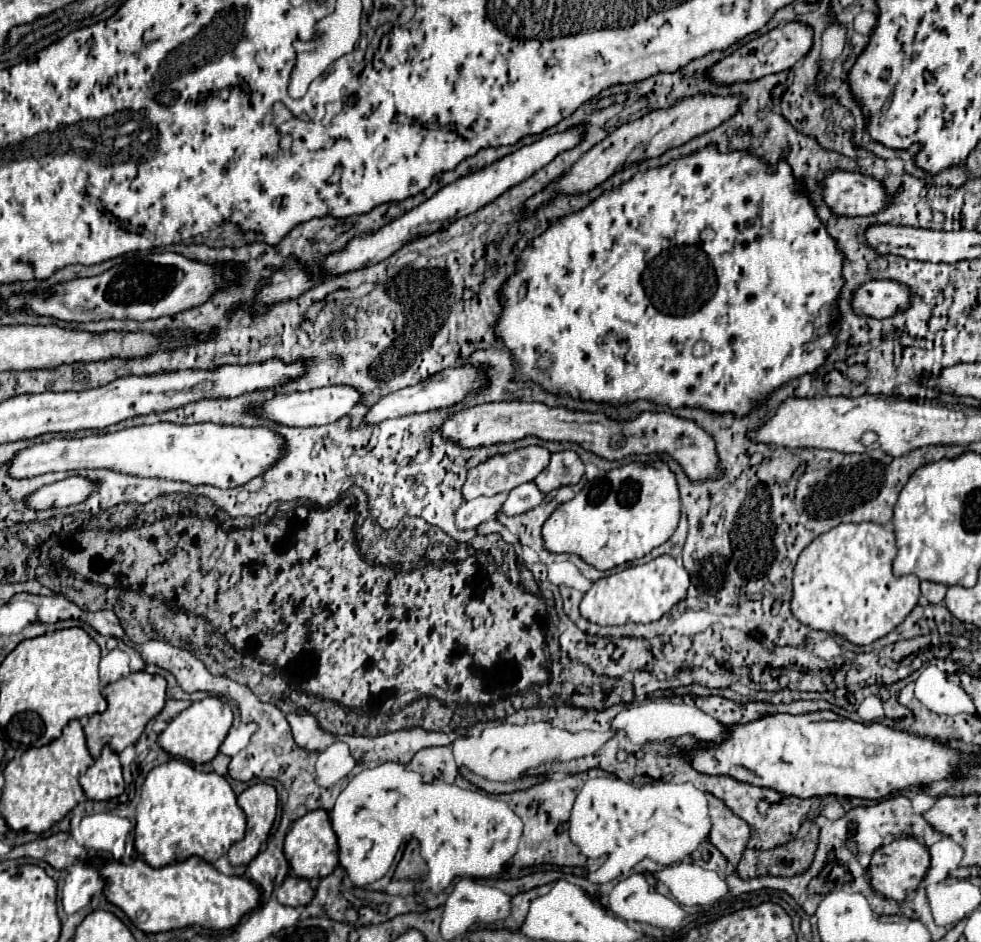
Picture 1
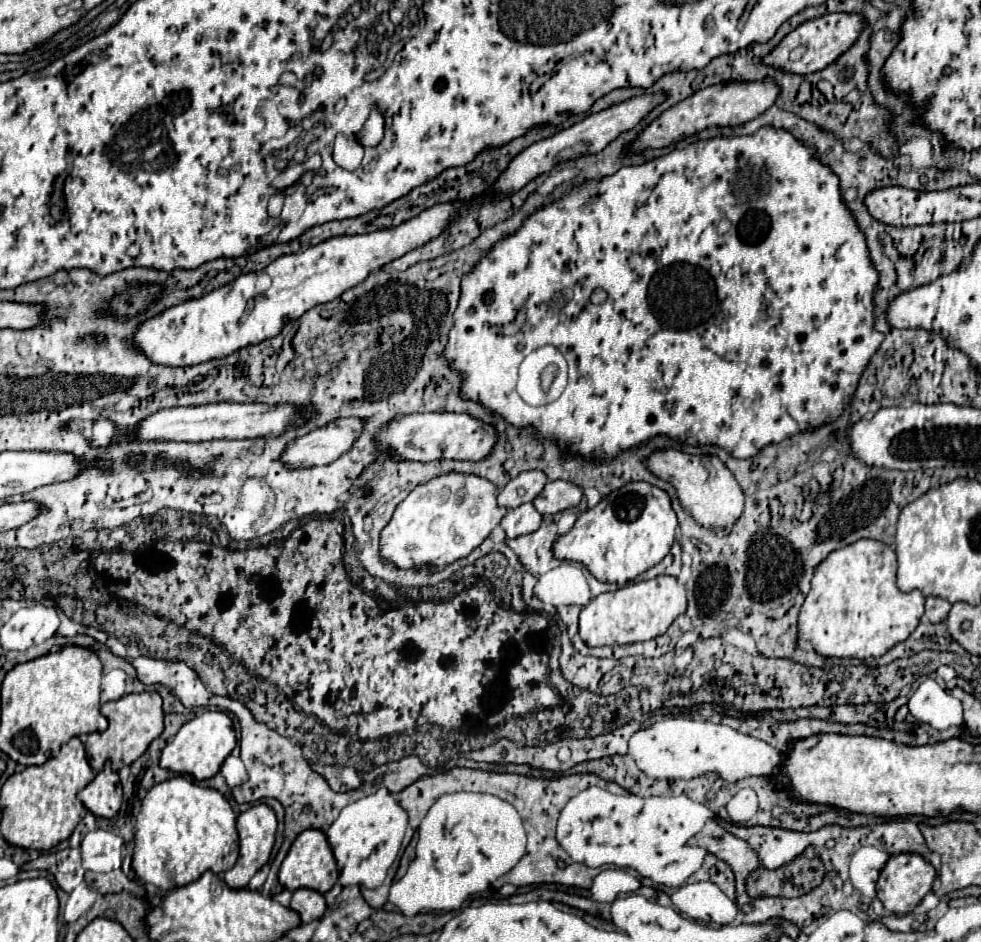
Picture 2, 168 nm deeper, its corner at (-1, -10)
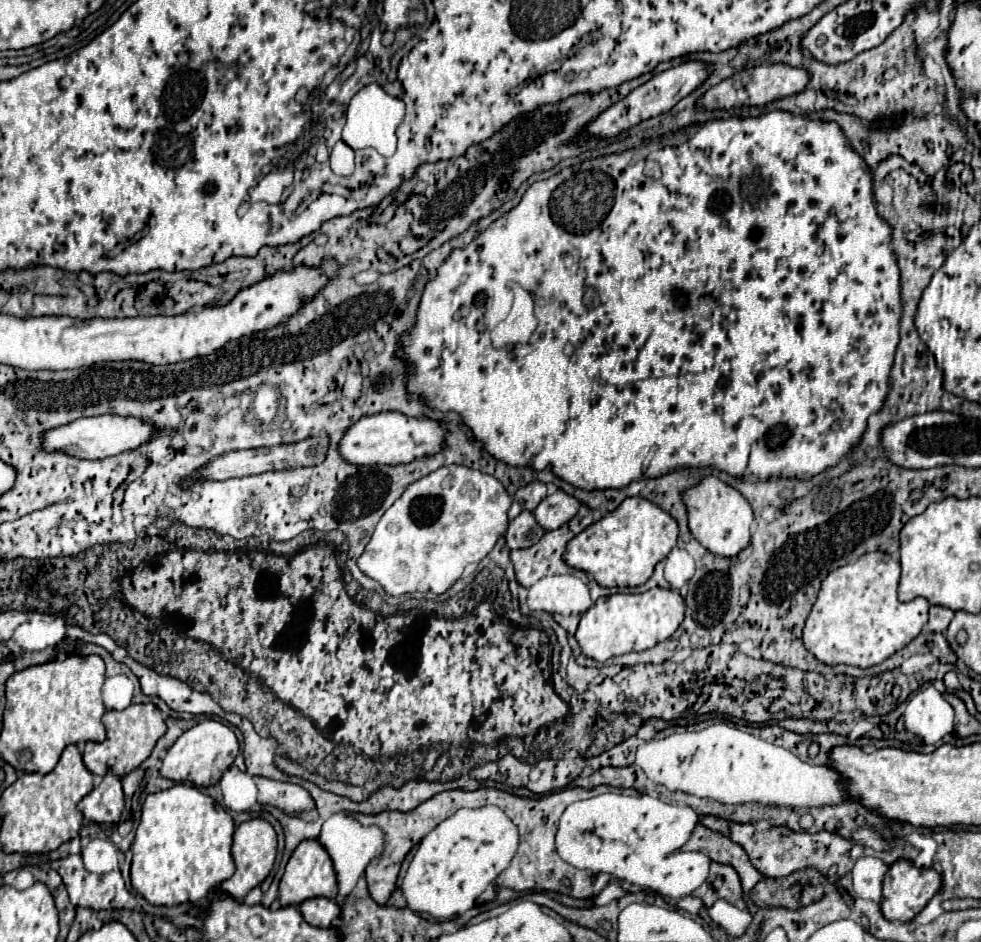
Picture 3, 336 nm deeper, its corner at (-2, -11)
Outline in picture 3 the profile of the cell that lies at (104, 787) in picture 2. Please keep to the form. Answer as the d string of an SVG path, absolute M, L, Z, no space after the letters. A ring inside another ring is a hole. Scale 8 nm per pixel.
M108 772L104 780L80 800L80 812L86 820L96 824L118 824L124 810L124 794L120 778Z

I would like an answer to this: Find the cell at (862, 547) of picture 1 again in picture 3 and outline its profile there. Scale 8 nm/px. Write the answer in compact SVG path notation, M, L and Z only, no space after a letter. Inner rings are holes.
M870 552L860 556L858 560L840 566L832 574L826 576L822 582L818 600L806 620L804 626L804 646L808 652L814 654L814 658L822 664L836 666L858 666L858 668L872 668L880 662L884 662L894 652L908 646L922 630L922 626L928 620L928 608L930 602L926 598L914 598L912 602L900 602L898 600L898 580L900 580L900 564L894 556L886 552Z

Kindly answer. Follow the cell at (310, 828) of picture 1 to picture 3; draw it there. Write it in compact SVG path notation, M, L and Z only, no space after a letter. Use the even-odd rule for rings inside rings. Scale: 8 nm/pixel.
M318 840L300 842L300 846L296 848L296 852L292 854L292 858L286 864L286 872L280 882L280 898L278 898L280 906L298 906L304 900L318 898L318 896L334 900L336 894L338 894L336 872L334 872L334 866L332 866L328 852L320 846Z

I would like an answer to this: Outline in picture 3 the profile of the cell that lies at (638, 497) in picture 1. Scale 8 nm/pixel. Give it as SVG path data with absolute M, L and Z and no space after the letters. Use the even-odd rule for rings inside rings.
M628 498L620 504L620 508L616 508L616 512L606 514L602 520L594 522L584 532L574 536L568 542L564 560L568 566L590 574L600 586L634 588L634 586L642 586L652 576L654 566L670 554L670 550L676 546L676 540L678 540L678 524L676 520L672 520L668 512L664 512L662 508L656 508L656 504L648 504L648 500Z

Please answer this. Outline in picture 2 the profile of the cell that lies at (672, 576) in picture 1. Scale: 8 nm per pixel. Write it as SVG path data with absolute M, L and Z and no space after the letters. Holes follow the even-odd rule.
M657 575L647 581L631 583L617 591L601 593L581 609L579 635L589 647L607 643L635 643L659 637L687 609L685 585L673 575Z

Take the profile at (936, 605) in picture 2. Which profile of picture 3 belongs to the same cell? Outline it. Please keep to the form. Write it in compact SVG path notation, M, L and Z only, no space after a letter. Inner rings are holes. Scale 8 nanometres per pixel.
M932 606L930 608L930 618L928 618L928 628L932 632L944 632L952 620L954 612L944 606Z

